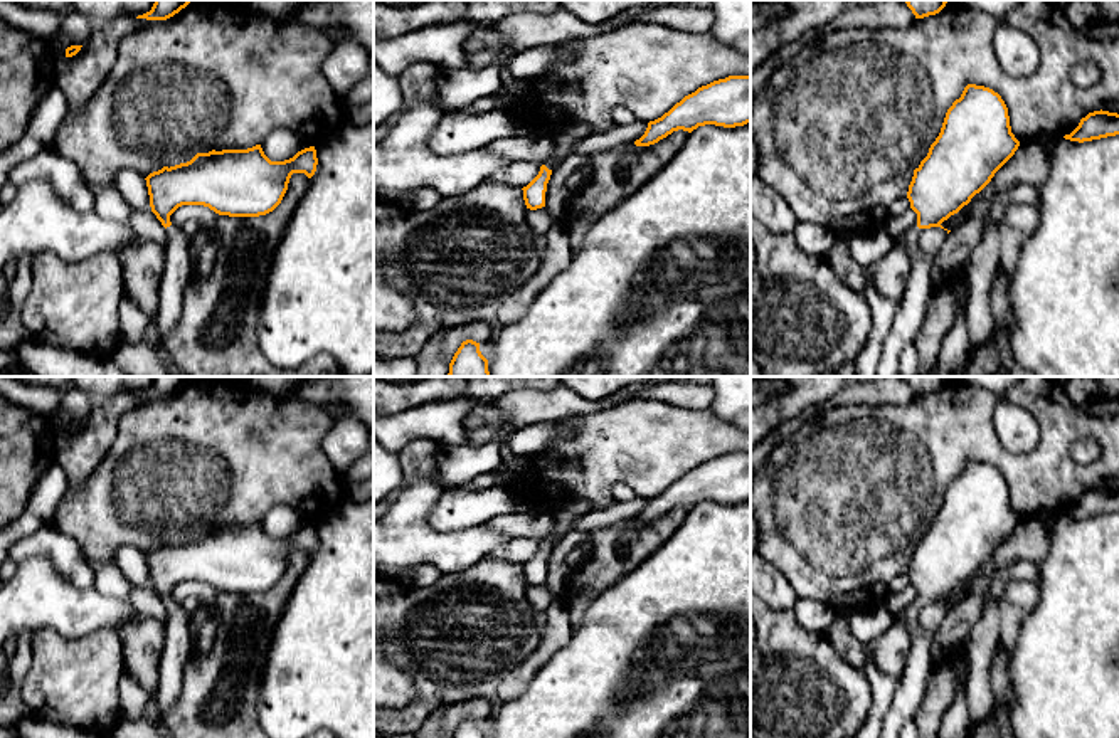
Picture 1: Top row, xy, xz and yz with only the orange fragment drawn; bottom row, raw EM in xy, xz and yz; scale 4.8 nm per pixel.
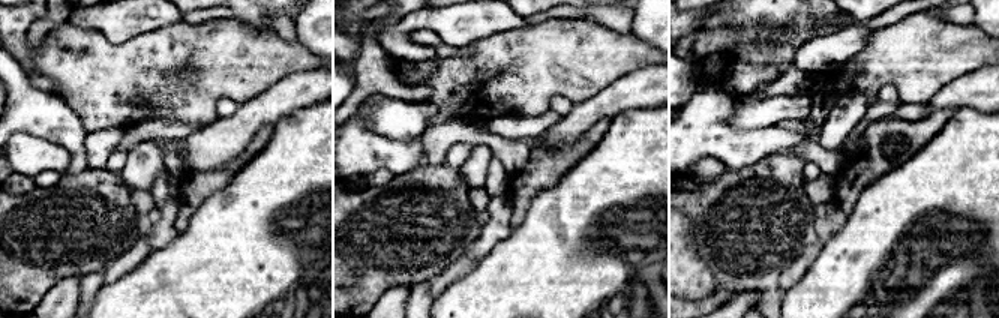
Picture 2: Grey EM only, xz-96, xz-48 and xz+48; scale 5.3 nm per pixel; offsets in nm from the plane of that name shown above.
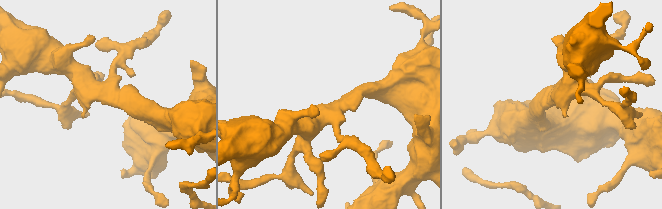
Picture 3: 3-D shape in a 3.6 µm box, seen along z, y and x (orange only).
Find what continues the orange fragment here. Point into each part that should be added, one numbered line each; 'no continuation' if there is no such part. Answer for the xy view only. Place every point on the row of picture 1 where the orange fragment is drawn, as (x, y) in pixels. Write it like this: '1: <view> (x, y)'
1: xy (177, 271)

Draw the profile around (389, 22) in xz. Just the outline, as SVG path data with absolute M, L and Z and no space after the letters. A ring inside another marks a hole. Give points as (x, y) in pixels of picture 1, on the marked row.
M374 0L374 35L377 39L395 39L429 24L456 22L464 12L466 3L461 0L431 0L417 7L404 8Z

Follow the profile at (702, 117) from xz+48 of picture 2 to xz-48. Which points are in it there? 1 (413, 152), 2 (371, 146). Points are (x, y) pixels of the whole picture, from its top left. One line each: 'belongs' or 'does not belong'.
1: belongs
2: belongs

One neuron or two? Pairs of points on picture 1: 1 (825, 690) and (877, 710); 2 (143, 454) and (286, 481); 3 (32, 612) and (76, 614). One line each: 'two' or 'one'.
1: two
2: one
3: one

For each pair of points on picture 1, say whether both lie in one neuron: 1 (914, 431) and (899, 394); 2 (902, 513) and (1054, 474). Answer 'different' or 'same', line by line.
1: different
2: same

